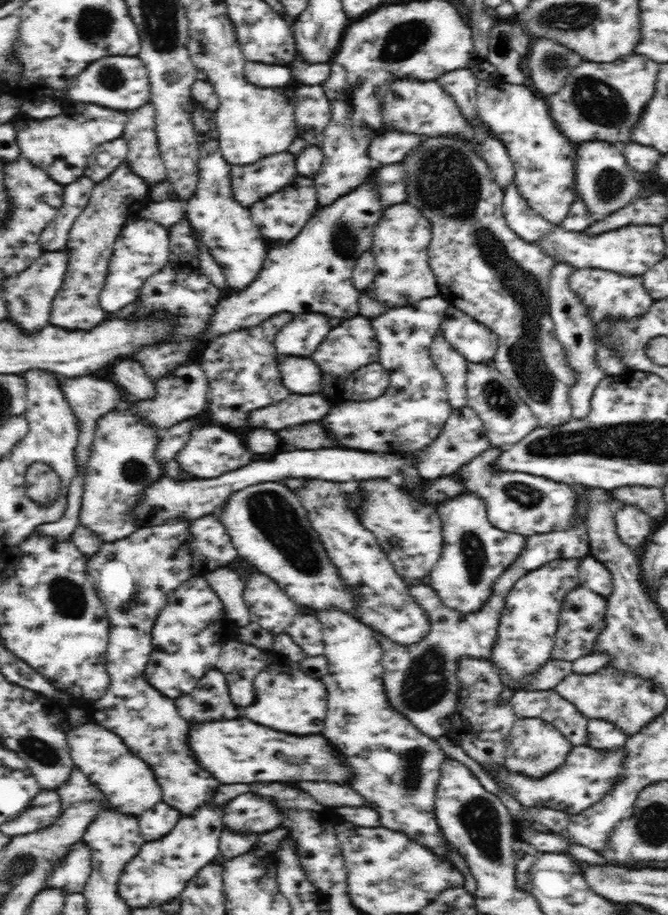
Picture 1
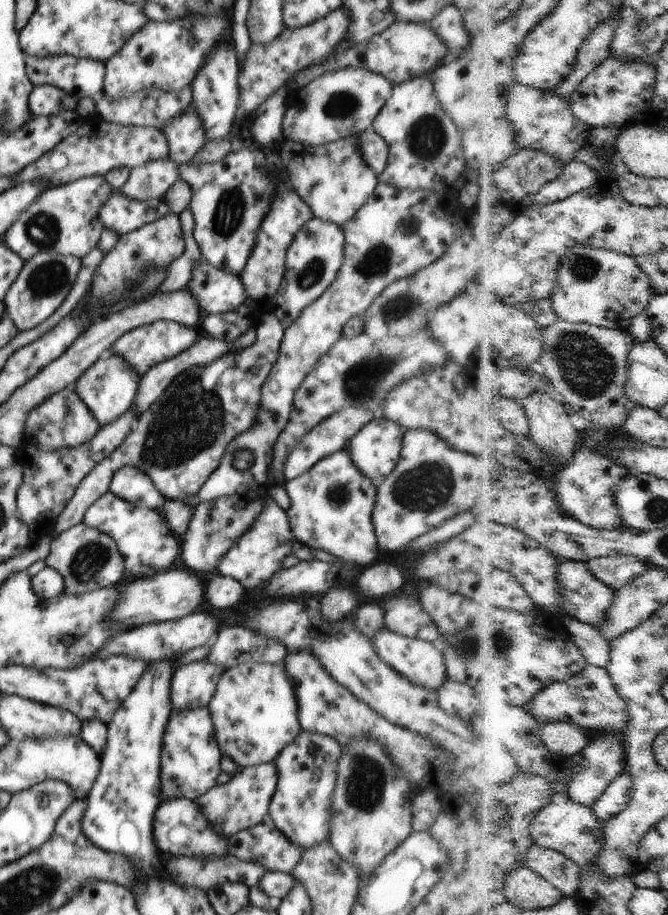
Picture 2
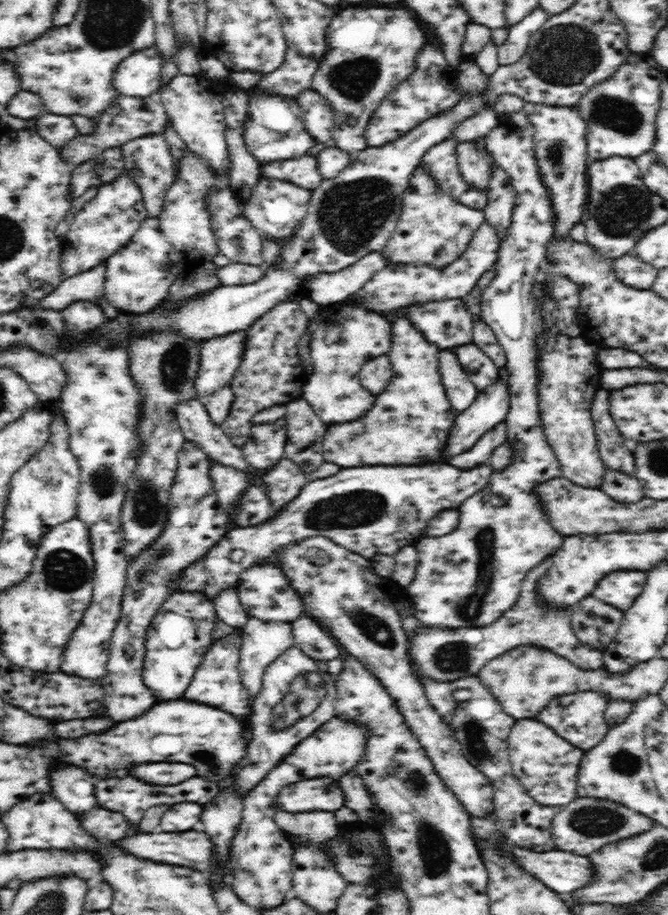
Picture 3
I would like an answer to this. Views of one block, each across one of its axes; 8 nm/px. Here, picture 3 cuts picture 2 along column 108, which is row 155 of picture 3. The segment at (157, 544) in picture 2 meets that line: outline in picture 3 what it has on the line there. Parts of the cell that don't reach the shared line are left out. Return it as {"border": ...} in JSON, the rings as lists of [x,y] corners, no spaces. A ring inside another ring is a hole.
{"border":[[[523,110],[504,114],[500,122],[490,128],[482,139],[495,164],[500,165],[508,173],[515,192],[511,226],[508,228],[506,238],[499,245],[495,277],[490,281],[490,286],[482,290],[479,303],[481,320],[495,332],[507,356],[504,368],[508,371],[507,391],[510,410],[504,423],[507,426],[506,438],[512,445],[515,457],[506,468],[494,471],[490,475],[492,484],[486,484],[484,490],[470,496],[458,508],[460,516],[454,532],[443,537],[418,538],[414,542],[418,564],[416,564],[415,578],[407,586],[407,592],[414,602],[414,615],[420,624],[436,629],[486,626],[498,620],[502,612],[506,612],[508,608],[512,608],[512,604],[516,604],[526,573],[546,557],[552,556],[565,539],[552,528],[549,518],[543,511],[542,500],[536,498],[535,494],[536,482],[562,477],[561,464],[541,427],[537,395],[538,356],[535,349],[535,338],[542,331],[542,324],[537,314],[539,302],[534,297],[534,286],[538,281],[536,279],[538,274],[542,272],[546,263],[546,244],[554,237],[556,215],[552,209],[550,193],[538,171],[536,153],[534,153],[534,125],[528,121],[528,115]]]}

